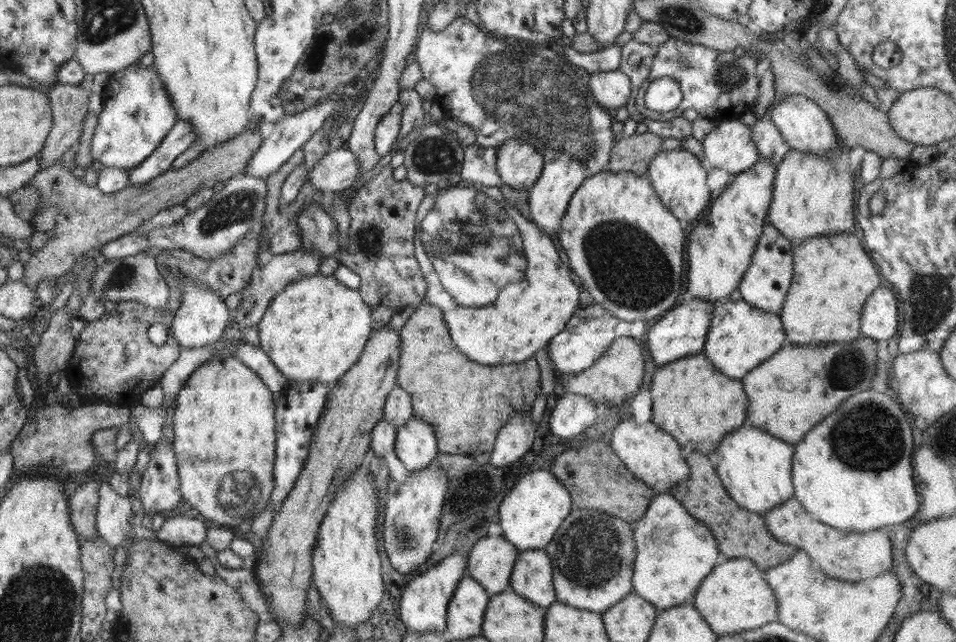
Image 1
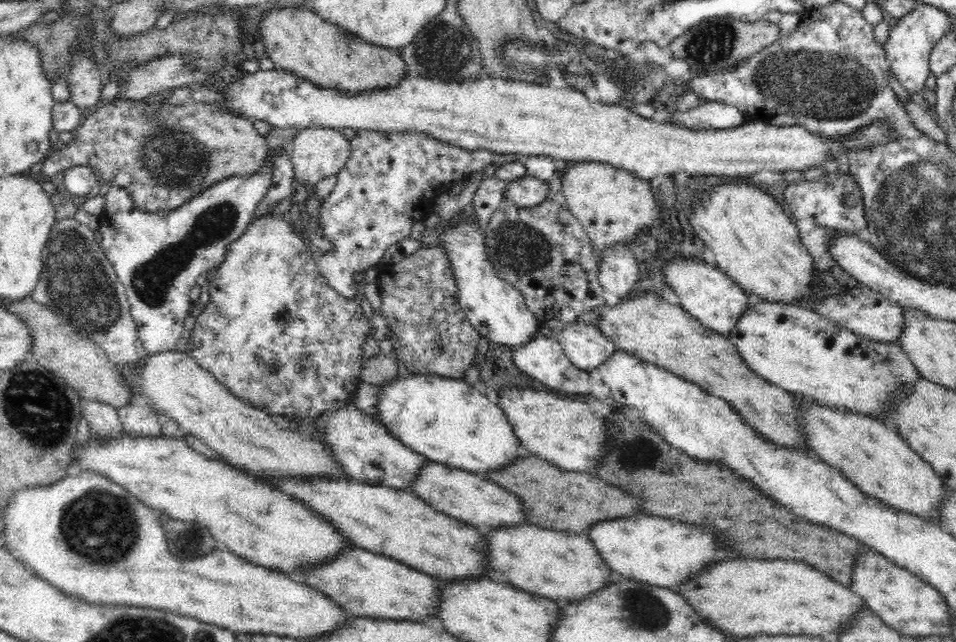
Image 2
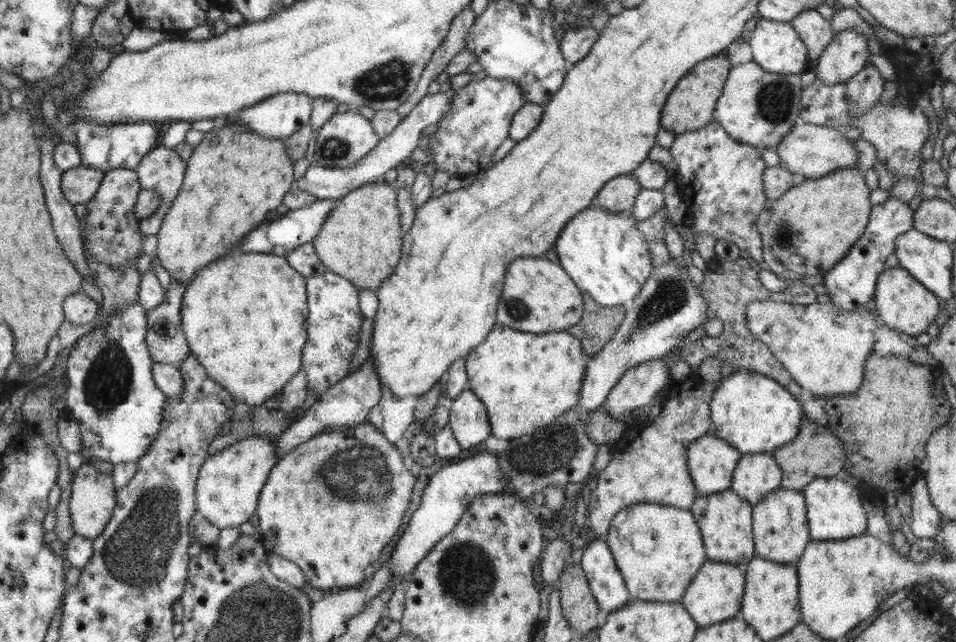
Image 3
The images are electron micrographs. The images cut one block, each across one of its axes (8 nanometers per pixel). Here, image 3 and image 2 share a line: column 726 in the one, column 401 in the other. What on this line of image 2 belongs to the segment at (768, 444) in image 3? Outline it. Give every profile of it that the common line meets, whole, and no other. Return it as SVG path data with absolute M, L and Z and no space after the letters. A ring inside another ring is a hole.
M411 374L409 378L398 377L379 386L375 407L377 421L390 431L392 437L402 442L410 450L435 463L482 474L509 465L526 455L521 448L520 441L514 435L514 428L508 422L502 409L491 402L484 393L466 383L463 378L442 378L437 375L424 374Z

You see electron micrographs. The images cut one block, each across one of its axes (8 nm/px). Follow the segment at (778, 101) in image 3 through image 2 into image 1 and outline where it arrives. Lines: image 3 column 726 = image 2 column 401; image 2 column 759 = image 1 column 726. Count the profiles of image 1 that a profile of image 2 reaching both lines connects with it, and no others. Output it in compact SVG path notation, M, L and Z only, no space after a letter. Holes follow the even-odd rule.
M741 119L721 121L718 127L706 134L701 143L709 169L717 168L737 175L752 168L760 159L756 144L752 140L752 128L743 124Z

